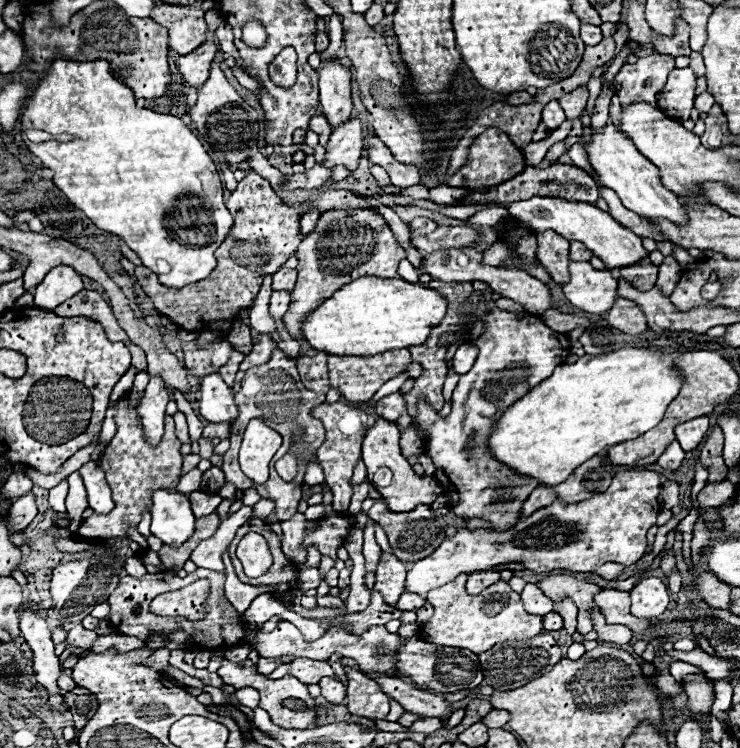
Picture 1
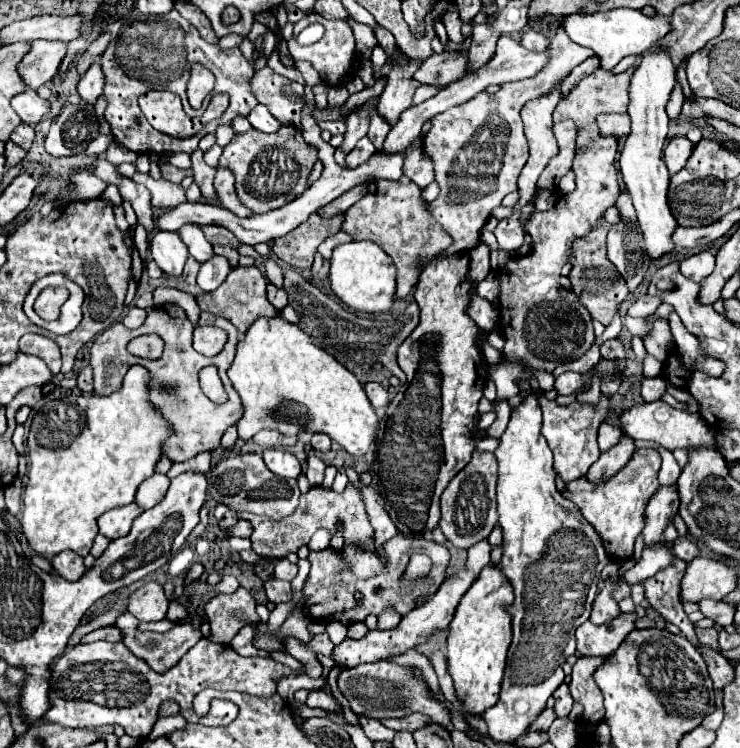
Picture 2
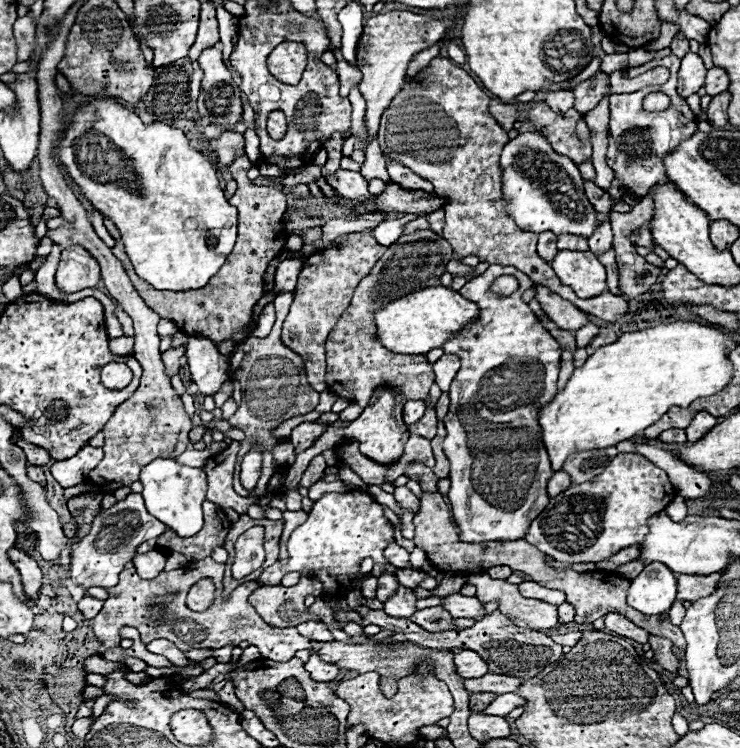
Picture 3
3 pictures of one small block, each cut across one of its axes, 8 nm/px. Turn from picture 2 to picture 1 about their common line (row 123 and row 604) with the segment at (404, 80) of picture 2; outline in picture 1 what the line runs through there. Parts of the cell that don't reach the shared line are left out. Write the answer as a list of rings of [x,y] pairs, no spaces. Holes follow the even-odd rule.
[[[382,554],[380,566],[376,570],[376,584],[374,590],[382,594],[386,604],[394,606],[398,602],[400,594],[406,590],[406,566],[392,554]]]

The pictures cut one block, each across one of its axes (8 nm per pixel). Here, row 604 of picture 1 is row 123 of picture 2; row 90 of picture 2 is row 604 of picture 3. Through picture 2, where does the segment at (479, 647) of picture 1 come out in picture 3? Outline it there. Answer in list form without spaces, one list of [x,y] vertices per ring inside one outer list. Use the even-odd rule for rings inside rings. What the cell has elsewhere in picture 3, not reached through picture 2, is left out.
[[[488,574],[476,576],[476,598],[482,604],[492,600],[498,602],[500,612],[504,612],[516,626],[530,630],[550,630],[558,624],[558,610],[552,604],[522,598],[518,594],[516,584],[508,584],[506,580],[494,580]]]

